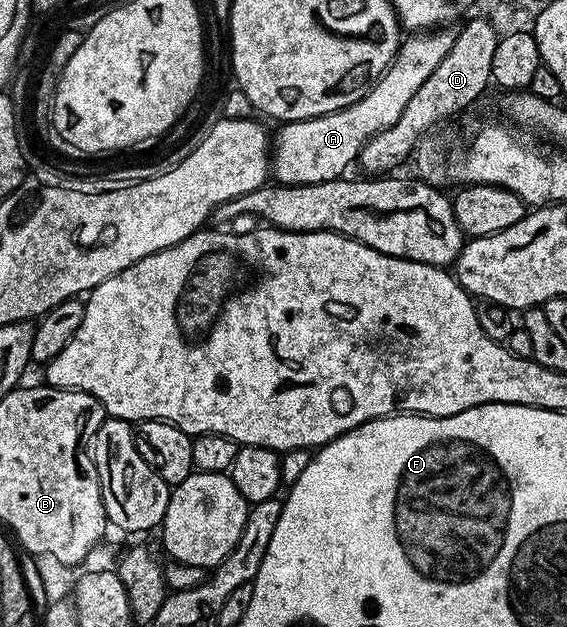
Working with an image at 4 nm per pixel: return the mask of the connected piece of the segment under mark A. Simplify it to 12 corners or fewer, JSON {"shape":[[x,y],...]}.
{"shape":[[457,31],[402,38],[362,99],[281,123],[278,184],[342,178],[391,129]]}

